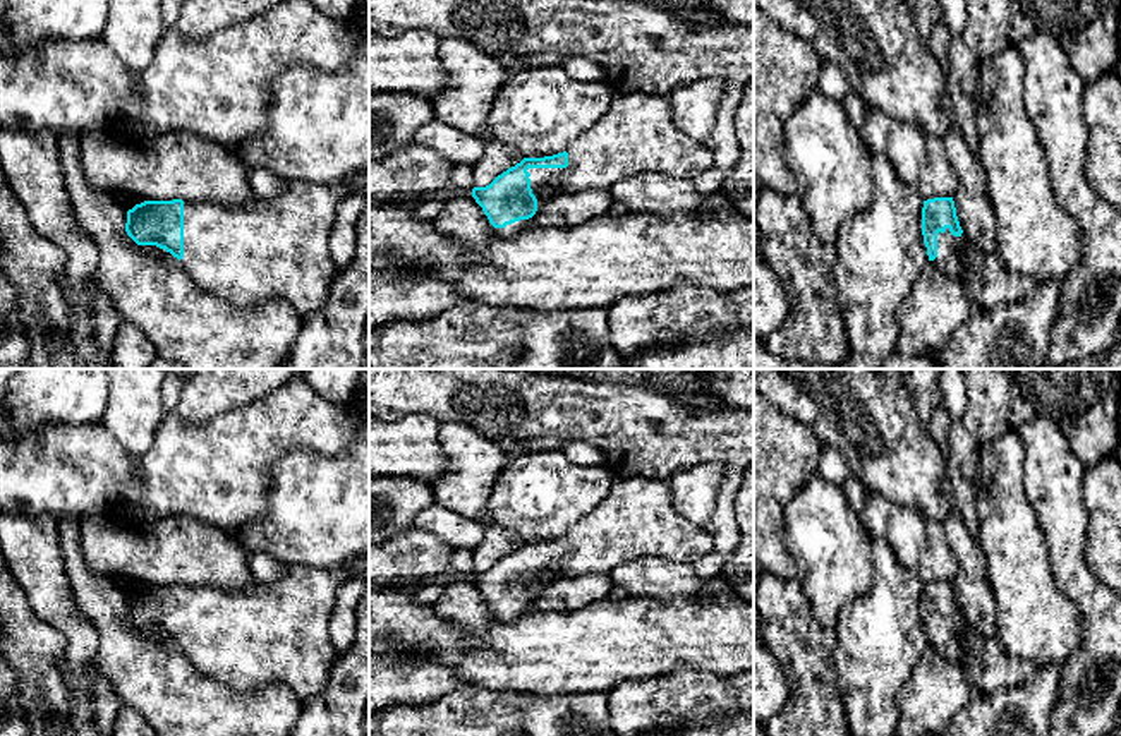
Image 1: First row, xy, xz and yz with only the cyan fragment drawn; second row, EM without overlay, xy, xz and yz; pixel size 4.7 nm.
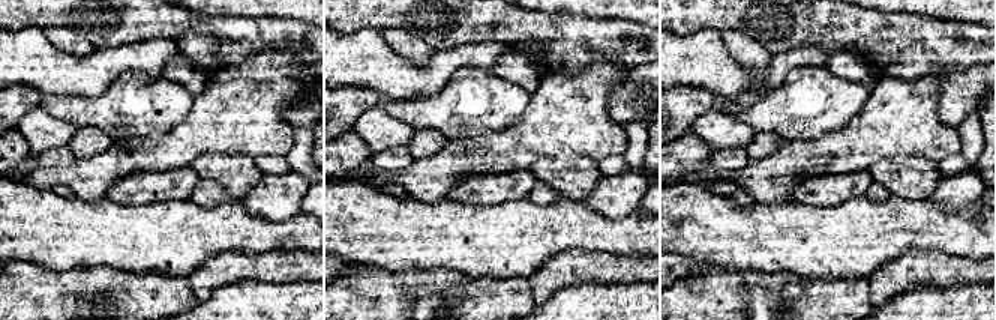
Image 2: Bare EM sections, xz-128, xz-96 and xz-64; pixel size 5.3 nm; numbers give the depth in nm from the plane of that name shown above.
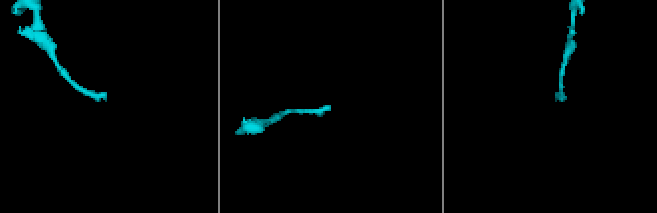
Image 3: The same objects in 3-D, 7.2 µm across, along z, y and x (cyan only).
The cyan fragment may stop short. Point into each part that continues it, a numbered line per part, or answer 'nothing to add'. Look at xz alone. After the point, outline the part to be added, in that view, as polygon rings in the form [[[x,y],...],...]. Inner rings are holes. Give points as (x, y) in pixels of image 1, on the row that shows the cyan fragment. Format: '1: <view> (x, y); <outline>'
1: xz (637, 132); [[[620,93],[594,127],[568,148],[567,168],[529,168],[537,209],[549,199],[580,190],[609,190],[616,182],[644,172],[659,172],[695,180],[714,166],[709,148],[685,134],[671,117],[671,94]]]

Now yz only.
1: yz (986, 282); [[[949,228],[937,233],[937,257],[932,261],[946,276],[958,280],[972,305],[994,309],[1015,304],[1037,290],[1037,281],[1008,271],[996,252],[975,249],[965,232],[954,237]]]

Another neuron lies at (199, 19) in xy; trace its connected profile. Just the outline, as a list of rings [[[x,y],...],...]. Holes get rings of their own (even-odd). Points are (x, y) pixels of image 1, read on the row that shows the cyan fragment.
[[[185,0],[177,27],[184,38],[206,39],[245,24],[283,0]]]

